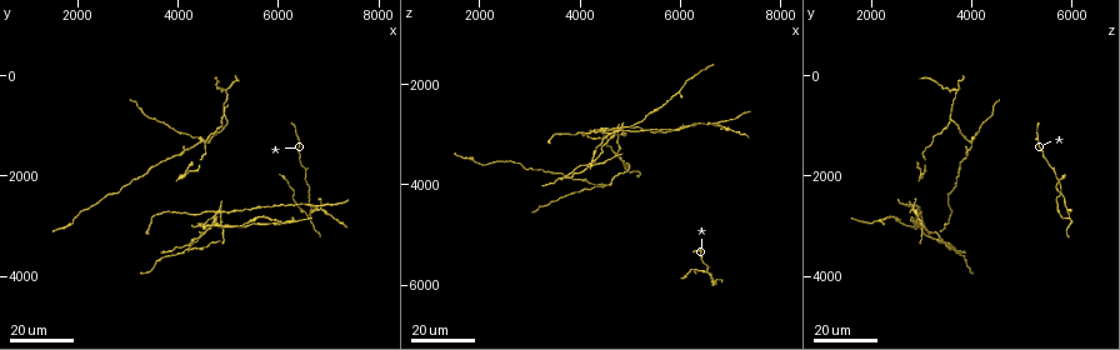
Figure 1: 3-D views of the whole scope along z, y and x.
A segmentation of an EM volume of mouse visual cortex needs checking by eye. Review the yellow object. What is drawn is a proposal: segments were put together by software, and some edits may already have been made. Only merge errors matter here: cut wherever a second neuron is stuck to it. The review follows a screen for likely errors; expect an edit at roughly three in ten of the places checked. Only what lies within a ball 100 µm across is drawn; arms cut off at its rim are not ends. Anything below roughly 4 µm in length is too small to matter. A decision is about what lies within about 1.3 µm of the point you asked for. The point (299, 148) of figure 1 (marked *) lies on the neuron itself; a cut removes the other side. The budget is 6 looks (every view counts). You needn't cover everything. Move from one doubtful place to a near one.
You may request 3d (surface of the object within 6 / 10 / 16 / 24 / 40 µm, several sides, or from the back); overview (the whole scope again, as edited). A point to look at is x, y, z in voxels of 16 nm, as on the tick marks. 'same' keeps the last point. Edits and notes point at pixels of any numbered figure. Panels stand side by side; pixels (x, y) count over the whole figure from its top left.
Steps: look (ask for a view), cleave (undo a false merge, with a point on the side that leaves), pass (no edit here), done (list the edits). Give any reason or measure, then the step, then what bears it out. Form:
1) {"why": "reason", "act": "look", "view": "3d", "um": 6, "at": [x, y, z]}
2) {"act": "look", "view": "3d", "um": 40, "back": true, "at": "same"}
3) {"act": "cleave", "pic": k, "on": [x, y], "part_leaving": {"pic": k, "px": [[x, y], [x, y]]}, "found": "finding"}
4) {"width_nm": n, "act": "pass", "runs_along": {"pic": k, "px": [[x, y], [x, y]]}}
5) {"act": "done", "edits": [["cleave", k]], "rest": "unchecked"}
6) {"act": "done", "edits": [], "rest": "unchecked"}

{"why": "a fork", "act": "look", "view": "3d", "um": 24, "at": [4950, 350, 3650]}

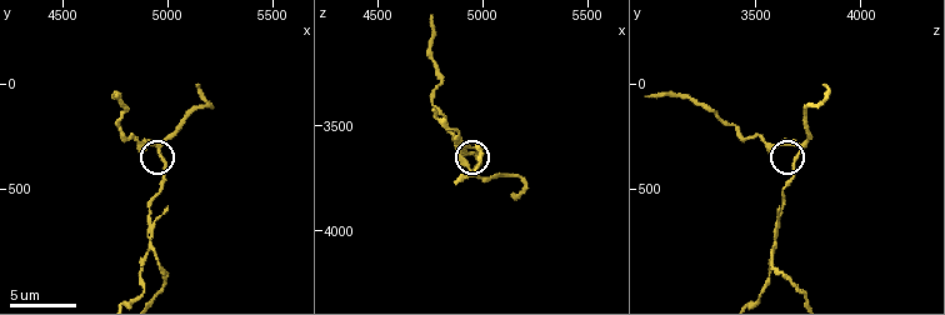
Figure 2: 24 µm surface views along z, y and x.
{"why": "zoom in", "act": "look", "view": "3d", "um": 6, "at": [4940, 310, 3730]}

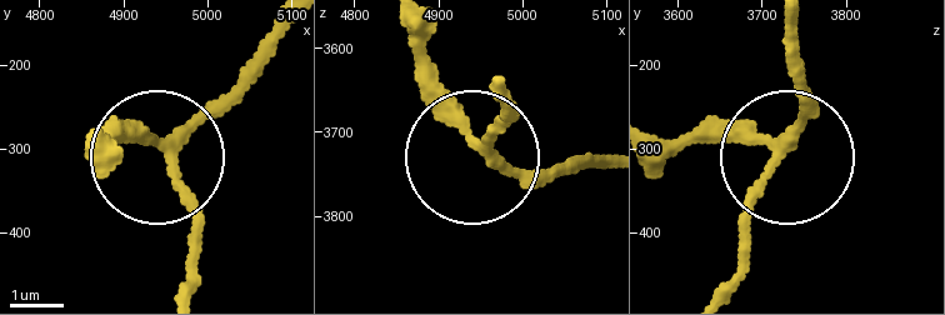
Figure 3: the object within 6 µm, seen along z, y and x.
{"width_nm": 200, "act": "pass", "found": "continuous, no second neuron"}

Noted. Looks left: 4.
{"why": "a fork", "act": "look", "view": "3d", "um": 16, "at": [4920, 780, 3570]}

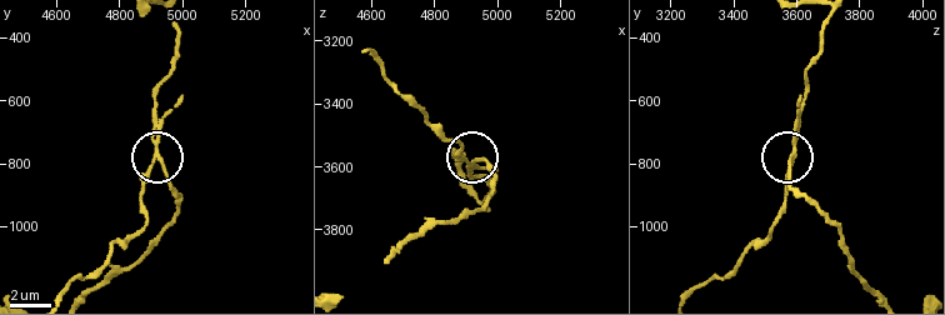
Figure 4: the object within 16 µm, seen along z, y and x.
{"why": "closer look", "act": "look", "view": "3d", "um": 6, "at": [4930, 800, 3590]}

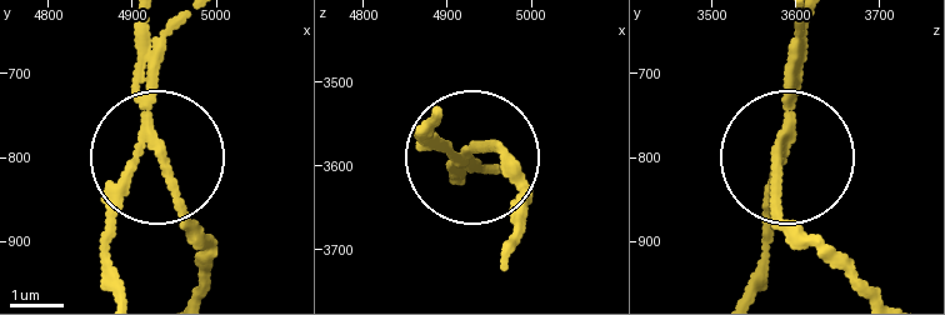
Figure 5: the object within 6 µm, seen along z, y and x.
{"width_nm": 160, "act": "cleave", "pic": 5, "on": [175, 19], "part_leaving": {"pic": 5, "px": [[151, 101], [205, 285]]}, "found": "two neurons meet here"}

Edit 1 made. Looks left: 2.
{"why": "sudden change in width", "act": "look", "view": "3d", "um": 16, "at": [4450, 1650, 3050]}

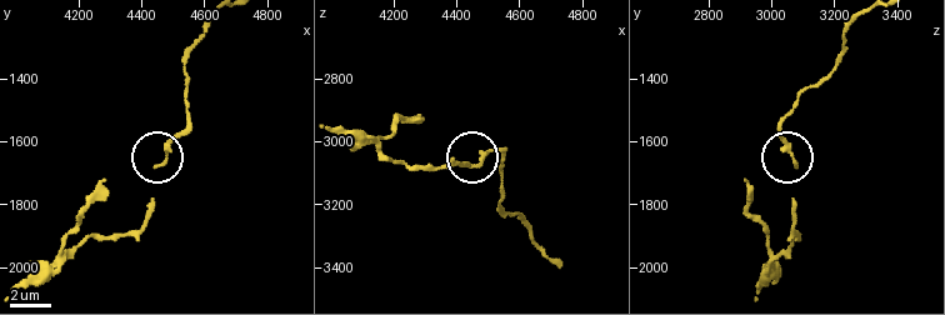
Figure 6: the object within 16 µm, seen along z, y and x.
{"act": "look", "view": "3d", "um": 6, "at": [4470, 1660, 3080]}

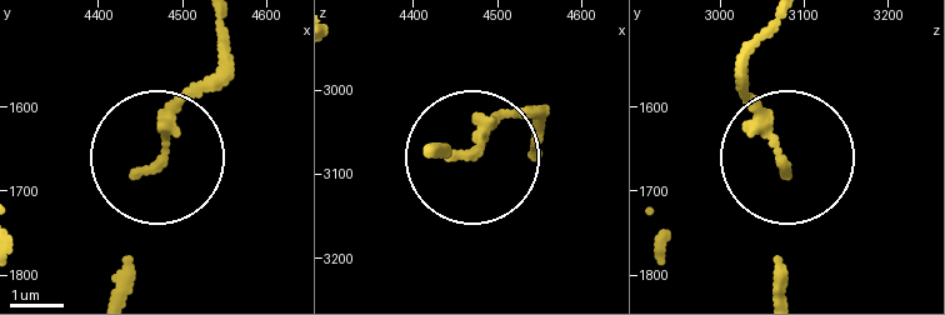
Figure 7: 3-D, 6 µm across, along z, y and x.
{"act": "pass", "runs_along": {"pic": 7, "px": [[531, 150], [526, 110], [445, 150]]}, "found": "one neuron here"}

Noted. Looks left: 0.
{"act": "done", "edits": [["cleave", 5]], "rest": "unchecked"}

